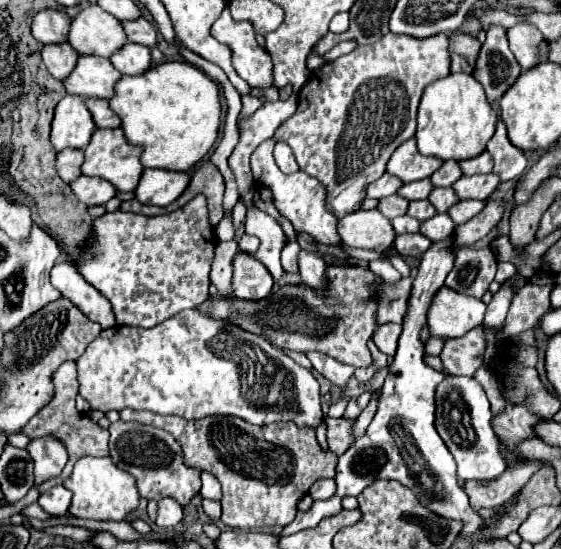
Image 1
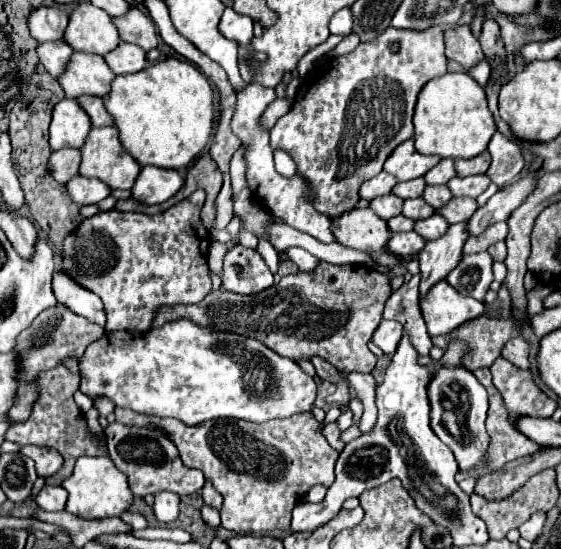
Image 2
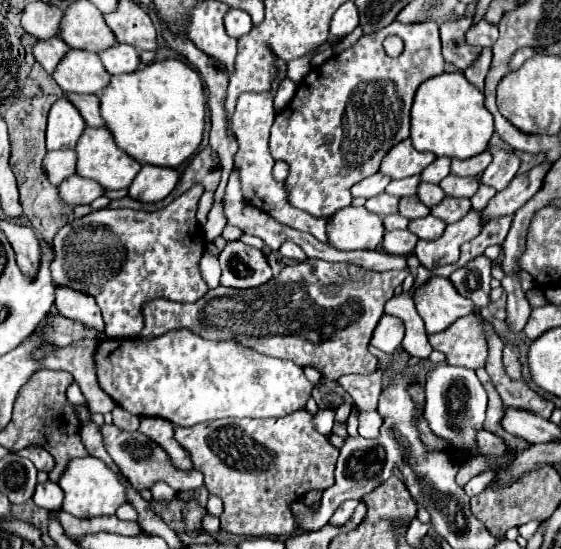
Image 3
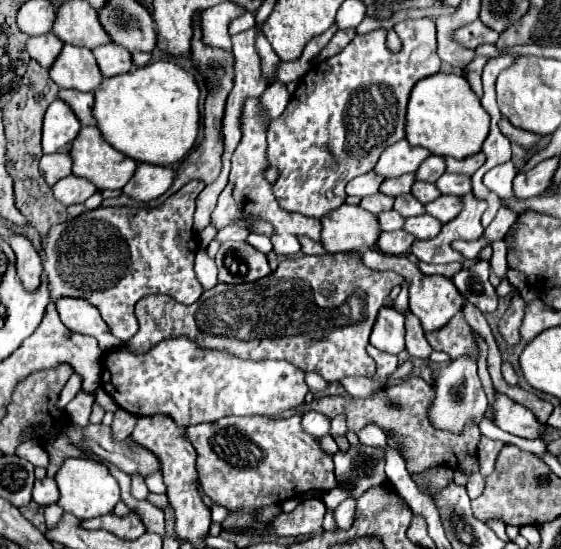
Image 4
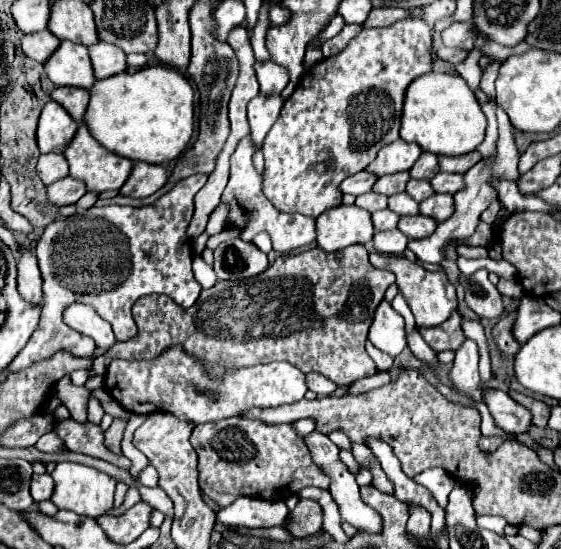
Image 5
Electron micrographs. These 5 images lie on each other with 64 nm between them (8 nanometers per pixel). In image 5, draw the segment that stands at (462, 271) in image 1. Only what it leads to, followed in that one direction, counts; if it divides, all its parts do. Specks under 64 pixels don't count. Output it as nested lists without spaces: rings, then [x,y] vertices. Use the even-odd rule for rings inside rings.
[[[480,268],[470,276],[460,276],[460,284],[464,288],[466,304],[480,316],[480,318],[500,318],[502,298],[498,288],[488,280],[488,270]]]

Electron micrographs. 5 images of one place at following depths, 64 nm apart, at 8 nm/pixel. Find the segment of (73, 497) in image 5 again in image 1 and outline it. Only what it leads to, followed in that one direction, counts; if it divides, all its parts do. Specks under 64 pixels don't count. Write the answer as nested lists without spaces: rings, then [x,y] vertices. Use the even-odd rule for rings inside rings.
[[[80,458],[74,466],[72,476],[64,482],[64,486],[74,494],[70,514],[78,518],[126,520],[126,516],[134,512],[140,502],[136,478],[120,470],[110,458]]]

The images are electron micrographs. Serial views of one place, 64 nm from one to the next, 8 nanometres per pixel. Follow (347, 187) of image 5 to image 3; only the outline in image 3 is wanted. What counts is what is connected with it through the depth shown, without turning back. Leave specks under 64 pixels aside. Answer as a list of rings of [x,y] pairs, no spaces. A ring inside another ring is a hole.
[[[376,172],[376,174],[360,180],[356,186],[352,186],[352,196],[372,198],[376,194],[382,194],[388,184],[390,184],[390,176],[384,176],[382,172]]]

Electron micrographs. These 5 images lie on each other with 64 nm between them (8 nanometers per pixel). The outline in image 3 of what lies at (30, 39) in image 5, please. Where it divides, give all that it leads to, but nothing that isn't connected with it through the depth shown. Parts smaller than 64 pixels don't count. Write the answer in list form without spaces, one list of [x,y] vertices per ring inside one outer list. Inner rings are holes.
[[[50,38],[50,40],[38,40],[34,44],[34,56],[46,68],[50,74],[56,70],[60,60],[66,56],[70,46],[62,38]]]

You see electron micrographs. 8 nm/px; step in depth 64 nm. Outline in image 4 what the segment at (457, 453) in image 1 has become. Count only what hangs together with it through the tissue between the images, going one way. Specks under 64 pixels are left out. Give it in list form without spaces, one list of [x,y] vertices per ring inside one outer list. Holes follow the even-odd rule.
[[[464,356],[464,358],[458,358],[454,362],[446,364],[446,366],[436,368],[432,372],[432,390],[434,390],[434,400],[428,408],[428,418],[430,418],[430,424],[434,424],[434,428],[460,434],[468,422],[480,424],[480,420],[484,418],[488,400],[482,390],[480,378],[476,374],[474,360]]]

